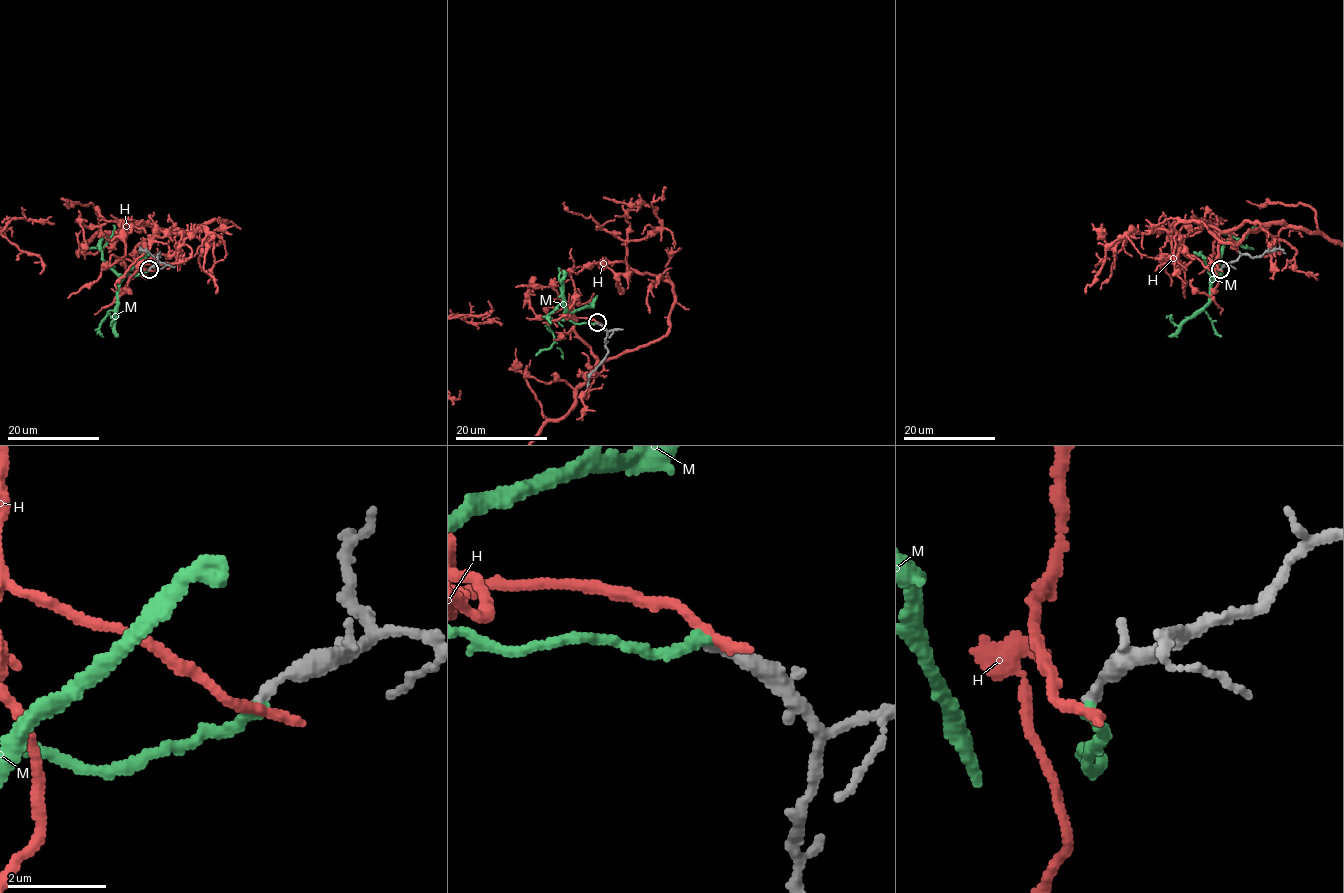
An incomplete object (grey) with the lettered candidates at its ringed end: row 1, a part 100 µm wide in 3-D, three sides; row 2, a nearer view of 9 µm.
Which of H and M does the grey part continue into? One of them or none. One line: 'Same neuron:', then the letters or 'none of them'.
Same neuron: M

